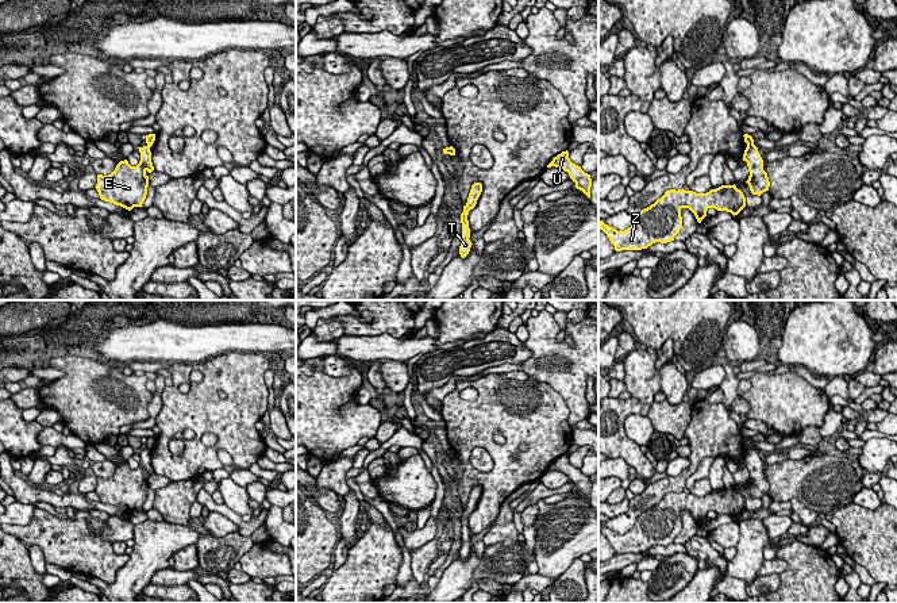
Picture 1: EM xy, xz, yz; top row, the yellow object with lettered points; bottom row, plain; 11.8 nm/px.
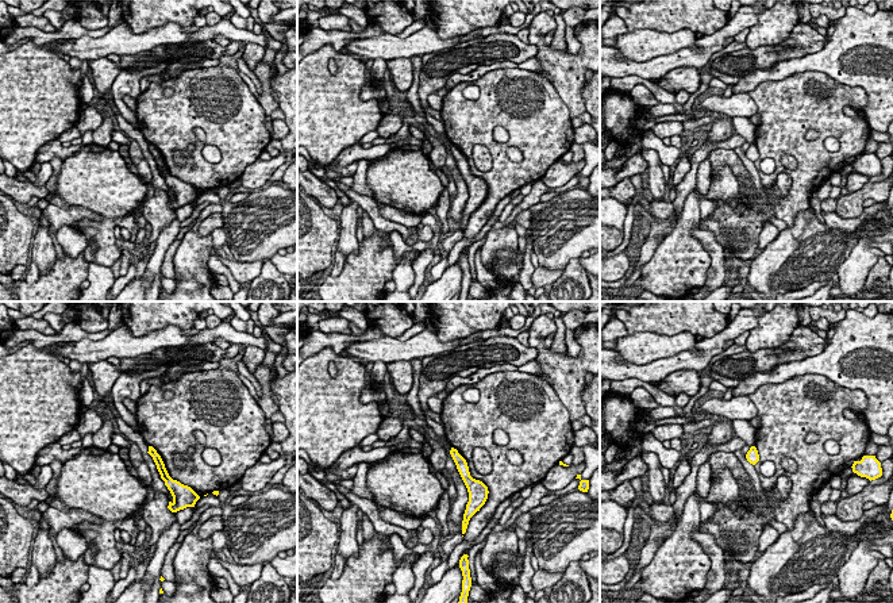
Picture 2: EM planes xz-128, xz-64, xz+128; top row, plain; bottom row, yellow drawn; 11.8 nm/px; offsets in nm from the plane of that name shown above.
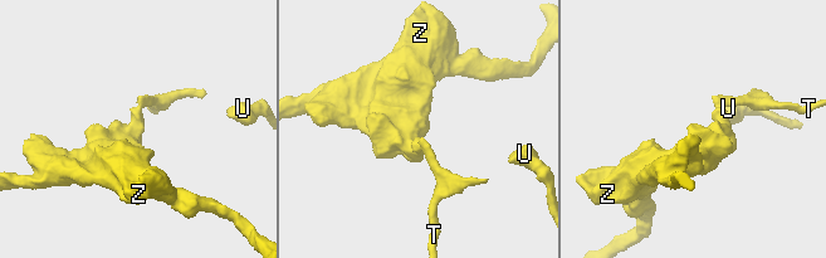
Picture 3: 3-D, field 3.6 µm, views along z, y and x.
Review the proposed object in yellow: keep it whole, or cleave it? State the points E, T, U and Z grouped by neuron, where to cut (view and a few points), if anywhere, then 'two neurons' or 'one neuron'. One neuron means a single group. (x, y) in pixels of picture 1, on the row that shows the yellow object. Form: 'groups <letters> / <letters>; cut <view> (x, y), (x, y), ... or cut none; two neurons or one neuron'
groups E Z / T U; cut xz (450, 146), (451, 154); two neurons

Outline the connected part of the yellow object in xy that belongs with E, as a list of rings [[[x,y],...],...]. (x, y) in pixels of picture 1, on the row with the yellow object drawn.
[[[149,146],[138,147],[140,161],[131,166],[127,160],[120,161],[115,170],[108,174],[97,174],[96,189],[104,201],[113,203],[128,211],[134,207],[143,207],[147,195],[149,176],[154,170]]]

